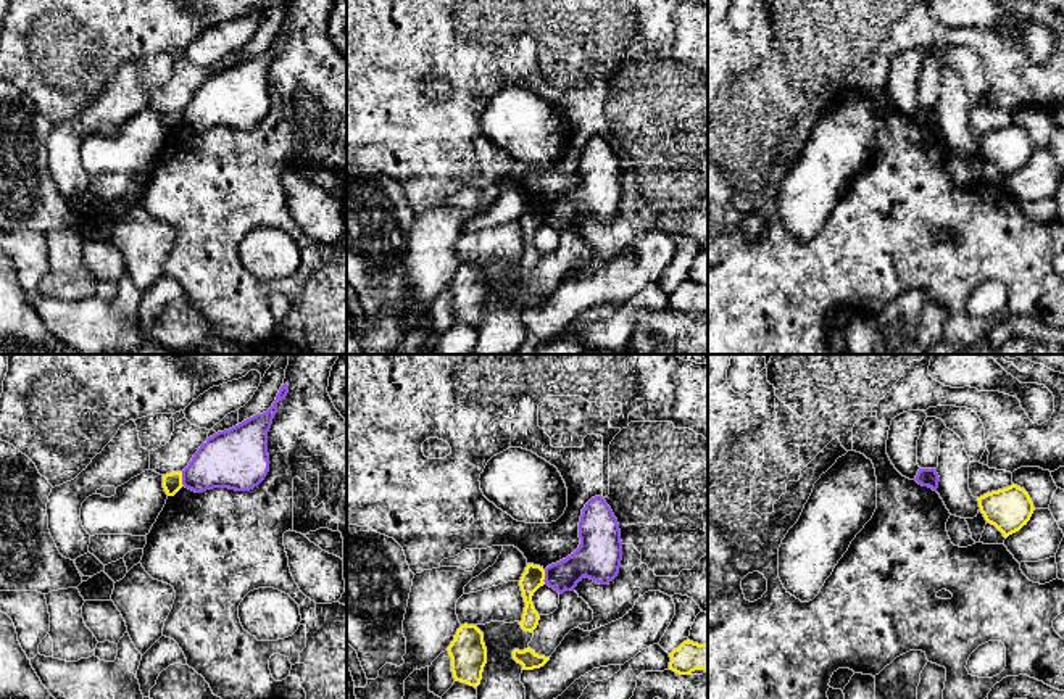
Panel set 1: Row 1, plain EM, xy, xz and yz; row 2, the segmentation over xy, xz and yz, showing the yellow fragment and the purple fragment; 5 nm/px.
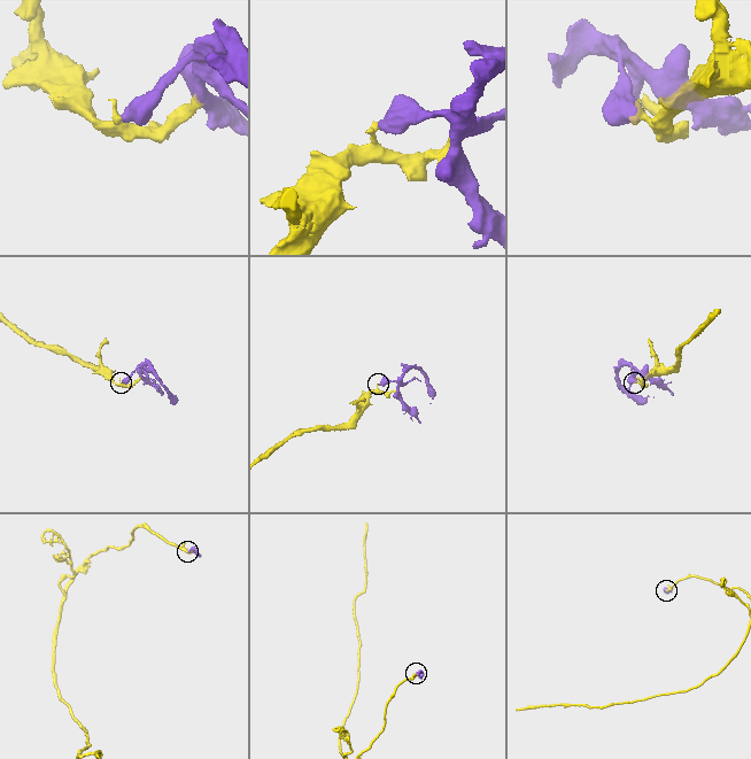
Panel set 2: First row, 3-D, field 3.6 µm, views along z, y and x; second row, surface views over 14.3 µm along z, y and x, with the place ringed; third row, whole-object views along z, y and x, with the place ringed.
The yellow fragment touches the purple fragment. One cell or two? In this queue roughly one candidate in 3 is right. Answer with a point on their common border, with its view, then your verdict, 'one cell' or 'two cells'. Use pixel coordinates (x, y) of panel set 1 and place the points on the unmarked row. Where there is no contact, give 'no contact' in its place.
contact xy (181, 118); two cells

